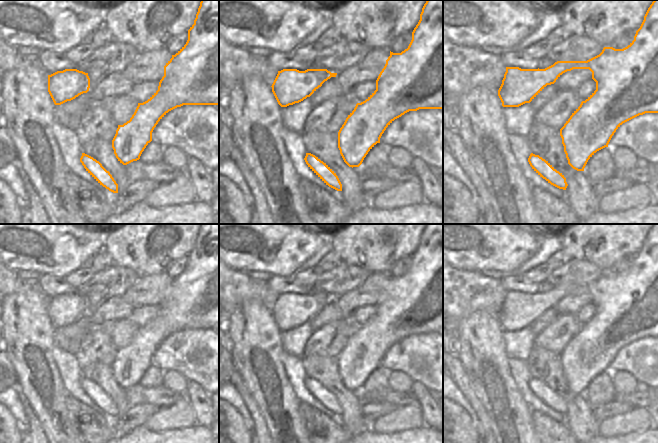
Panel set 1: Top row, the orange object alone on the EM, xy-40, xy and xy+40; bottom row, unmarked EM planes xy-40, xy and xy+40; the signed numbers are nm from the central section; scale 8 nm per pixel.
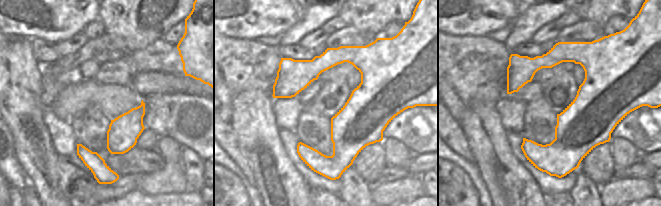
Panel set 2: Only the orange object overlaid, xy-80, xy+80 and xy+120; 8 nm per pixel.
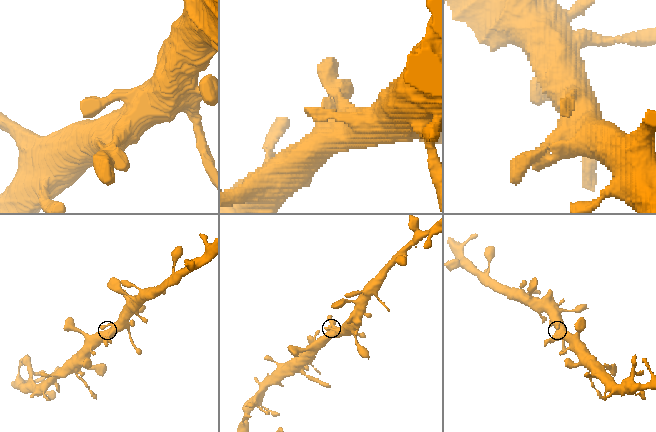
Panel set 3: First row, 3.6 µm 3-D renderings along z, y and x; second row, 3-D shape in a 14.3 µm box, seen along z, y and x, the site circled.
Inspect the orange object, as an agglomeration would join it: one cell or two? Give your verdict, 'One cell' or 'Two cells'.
One cell.

